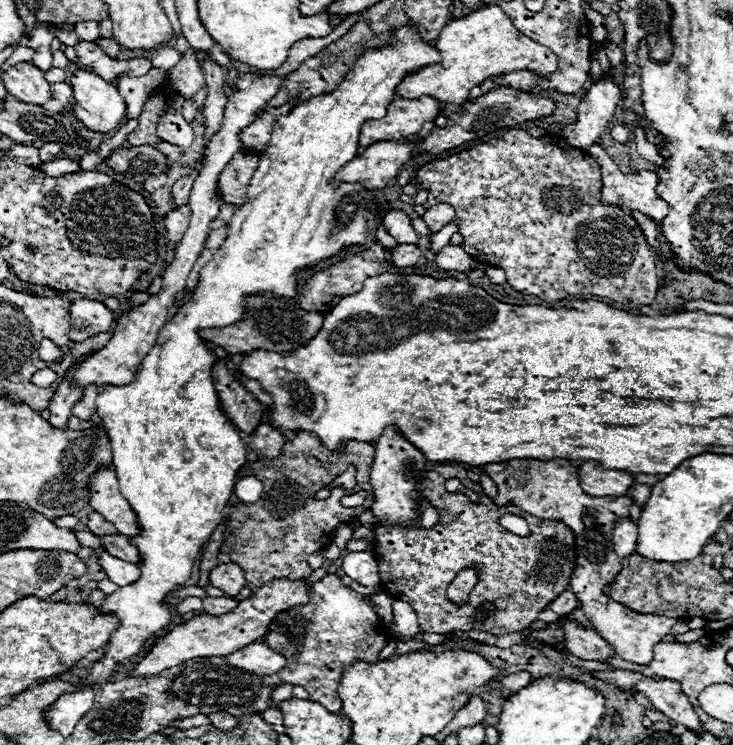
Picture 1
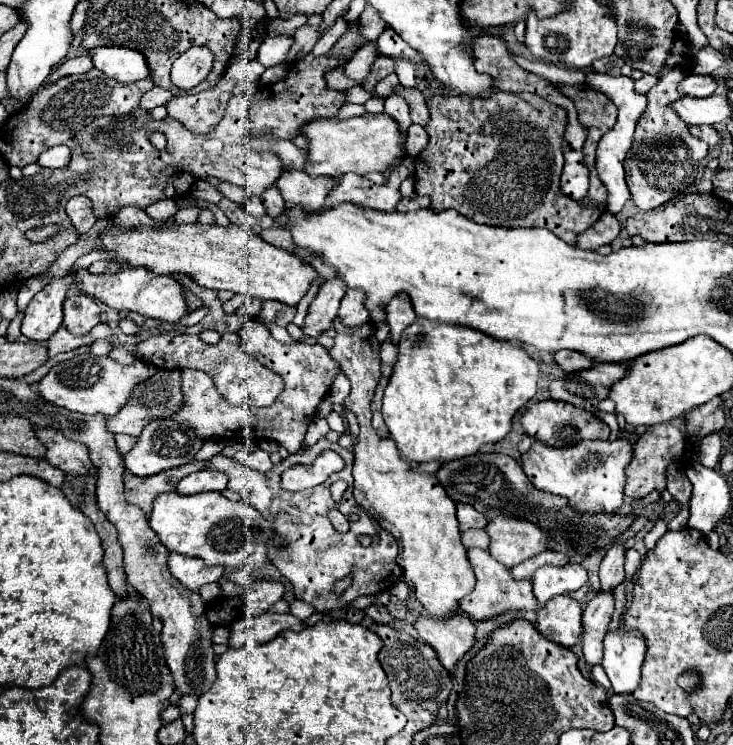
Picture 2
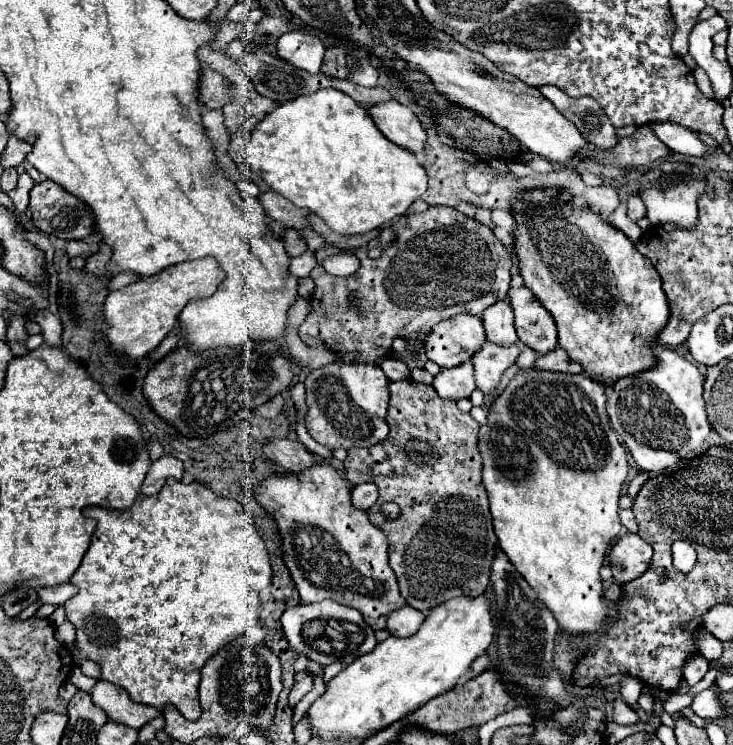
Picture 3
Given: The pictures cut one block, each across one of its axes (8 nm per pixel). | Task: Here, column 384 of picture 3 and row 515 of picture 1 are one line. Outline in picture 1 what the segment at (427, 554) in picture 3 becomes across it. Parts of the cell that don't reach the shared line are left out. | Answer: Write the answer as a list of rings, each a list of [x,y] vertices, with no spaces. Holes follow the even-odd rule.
[[[444,462],[444,464],[434,464],[428,472],[426,478],[422,478],[416,484],[416,492],[422,494],[440,514],[440,522],[432,528],[416,528],[412,524],[400,524],[400,526],[374,526],[376,534],[376,546],[374,546],[374,558],[378,562],[378,574],[380,574],[380,586],[384,592],[396,600],[408,602],[416,614],[418,614],[418,624],[422,632],[430,634],[446,634],[450,630],[480,630],[488,634],[510,634],[510,632],[522,632],[526,630],[538,614],[554,600],[558,594],[570,588],[570,576],[574,572],[574,532],[564,526],[564,522],[558,520],[544,520],[536,518],[528,512],[522,512],[516,506],[498,506],[494,504],[492,498],[488,498],[478,482],[472,480],[462,480],[462,484],[476,494],[480,494],[480,504],[472,504],[462,492],[446,492],[446,480],[458,478],[462,480],[462,466],[456,462]],[[504,514],[516,514],[522,516],[528,526],[530,526],[530,536],[516,536],[508,532],[506,528],[500,526],[500,518]],[[462,568],[476,568],[478,570],[478,582],[470,592],[470,598],[466,606],[458,608],[446,598],[446,588],[450,582],[456,578],[456,574]],[[482,604],[494,604],[496,606],[496,622],[490,622],[492,616],[476,614],[478,606]]]

